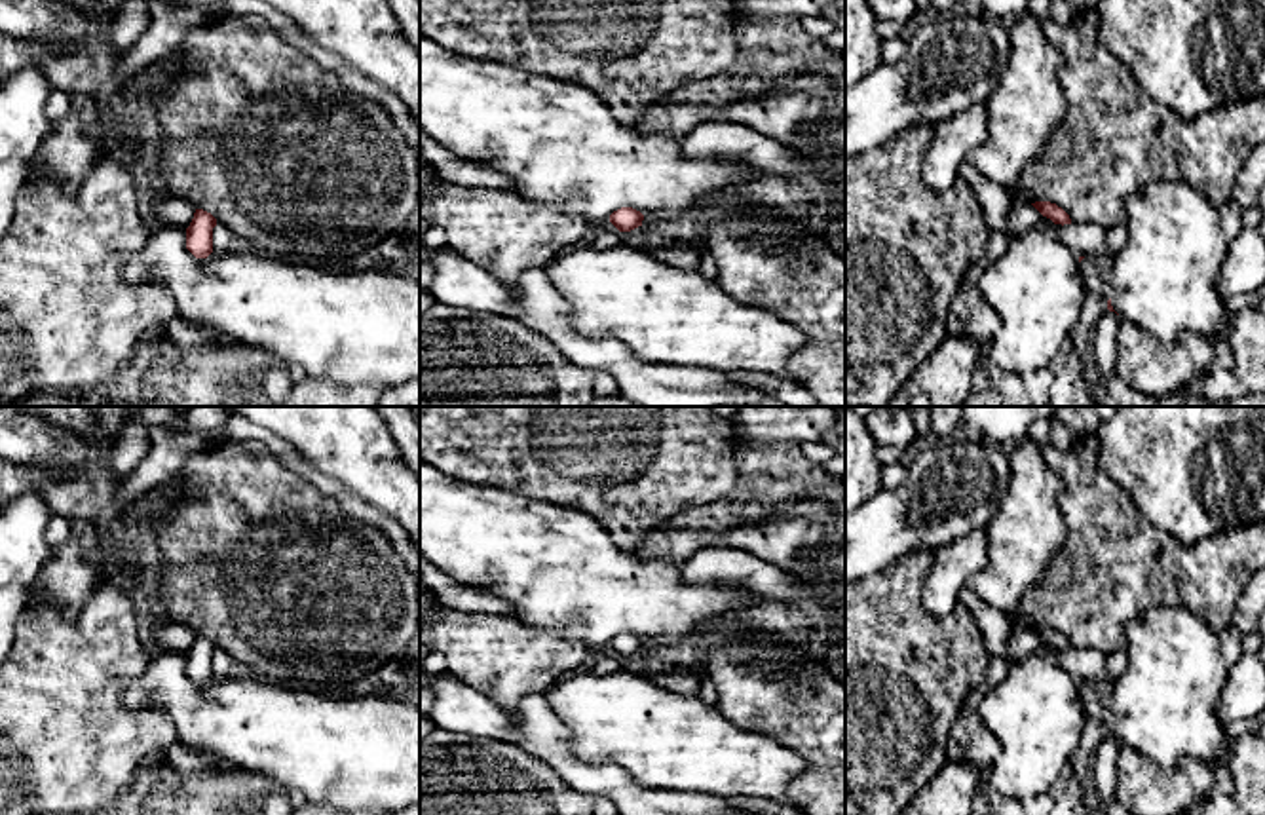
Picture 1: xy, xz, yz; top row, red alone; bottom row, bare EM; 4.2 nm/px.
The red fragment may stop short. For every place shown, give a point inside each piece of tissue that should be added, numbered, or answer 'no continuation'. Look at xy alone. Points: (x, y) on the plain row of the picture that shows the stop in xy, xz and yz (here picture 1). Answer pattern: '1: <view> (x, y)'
no continuation

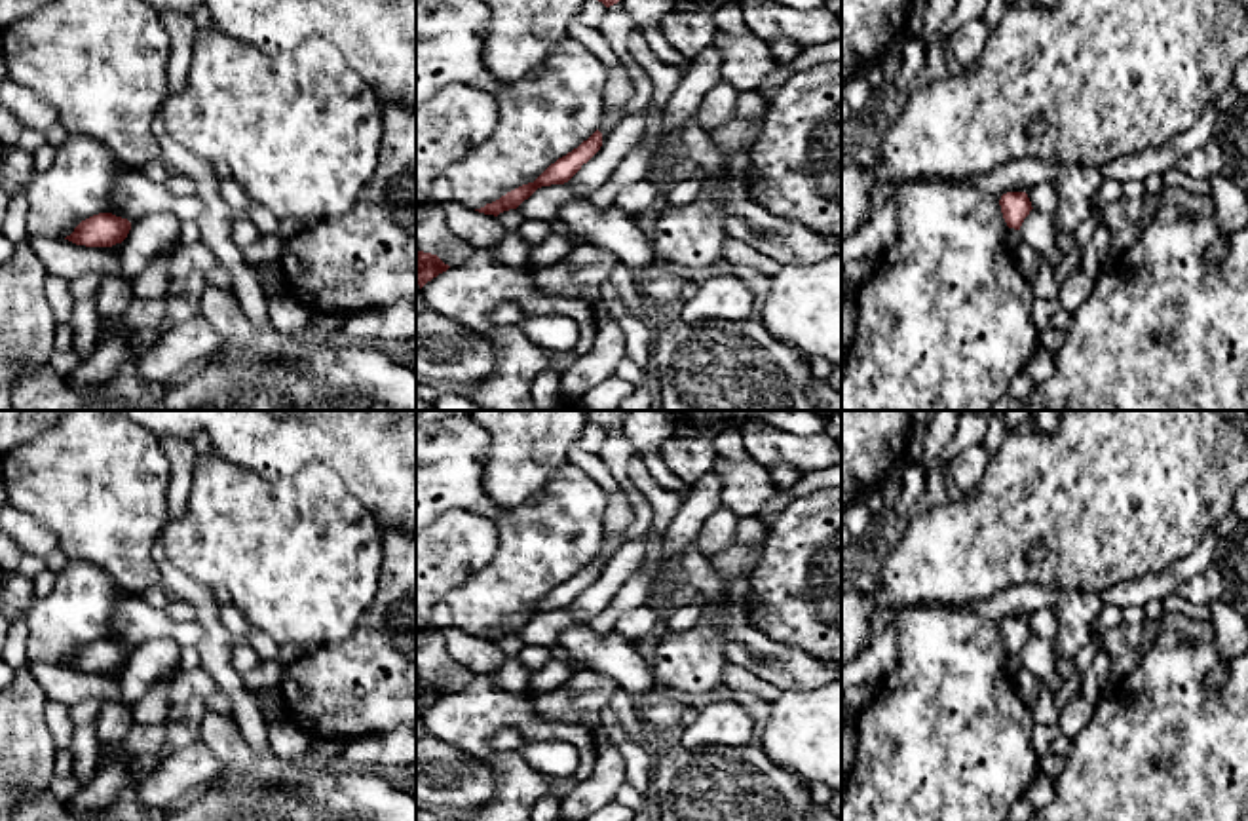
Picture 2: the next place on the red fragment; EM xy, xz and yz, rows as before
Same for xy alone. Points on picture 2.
no continuation

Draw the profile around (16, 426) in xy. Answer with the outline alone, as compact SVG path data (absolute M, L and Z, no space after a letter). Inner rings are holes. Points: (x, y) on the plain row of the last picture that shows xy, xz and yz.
M0 410L0 458L42 435L59 416L57 410Z

